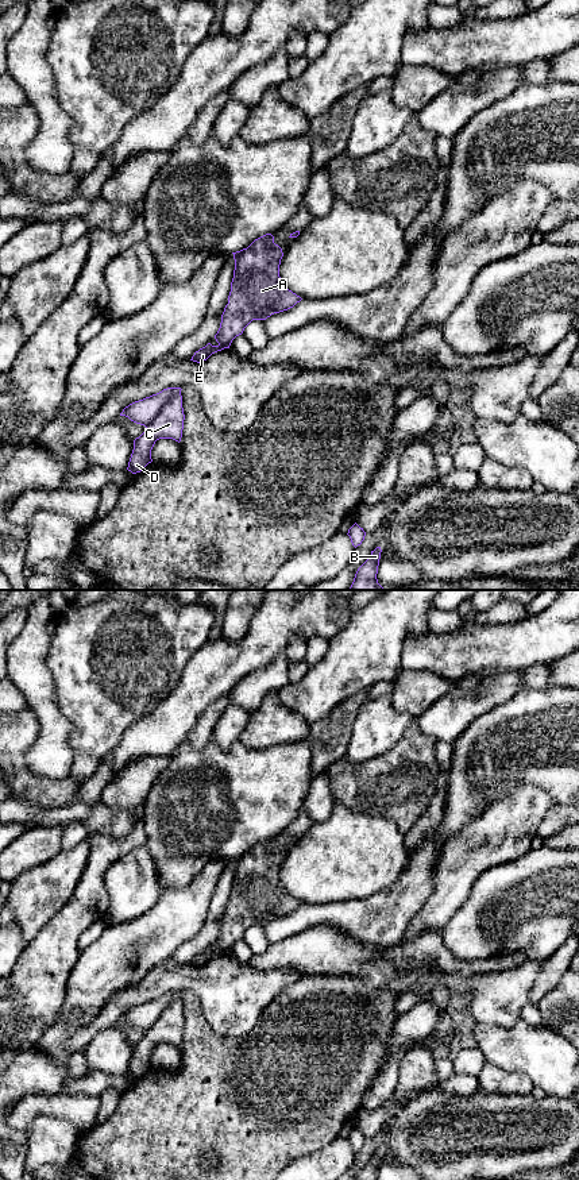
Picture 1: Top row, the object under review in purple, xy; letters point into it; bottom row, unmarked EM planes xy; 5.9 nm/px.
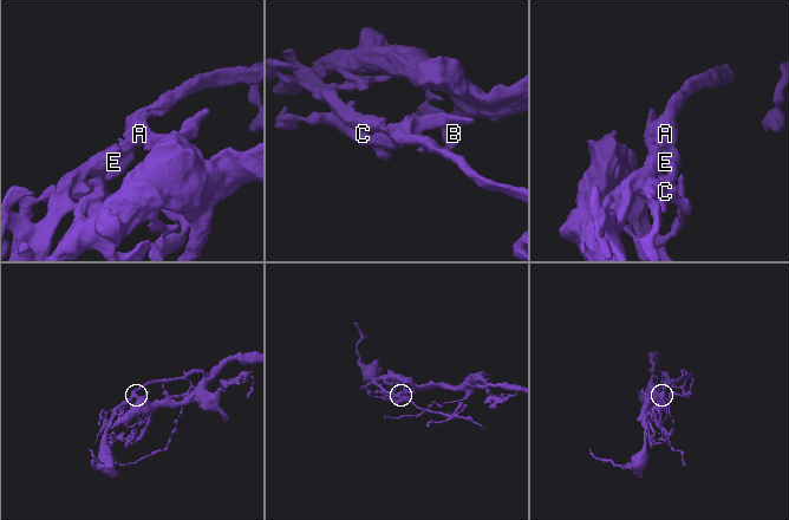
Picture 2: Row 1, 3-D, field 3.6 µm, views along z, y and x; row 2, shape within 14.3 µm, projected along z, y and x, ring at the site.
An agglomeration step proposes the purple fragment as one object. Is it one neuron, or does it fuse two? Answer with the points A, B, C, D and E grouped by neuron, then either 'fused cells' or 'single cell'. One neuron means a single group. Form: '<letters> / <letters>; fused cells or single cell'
A C D / B E; fused cells

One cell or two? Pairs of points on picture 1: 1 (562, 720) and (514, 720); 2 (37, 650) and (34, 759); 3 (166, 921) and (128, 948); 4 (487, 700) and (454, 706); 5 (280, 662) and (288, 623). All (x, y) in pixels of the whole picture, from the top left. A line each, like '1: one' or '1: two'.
1: one
2: one
3: one
4: one
5: two

